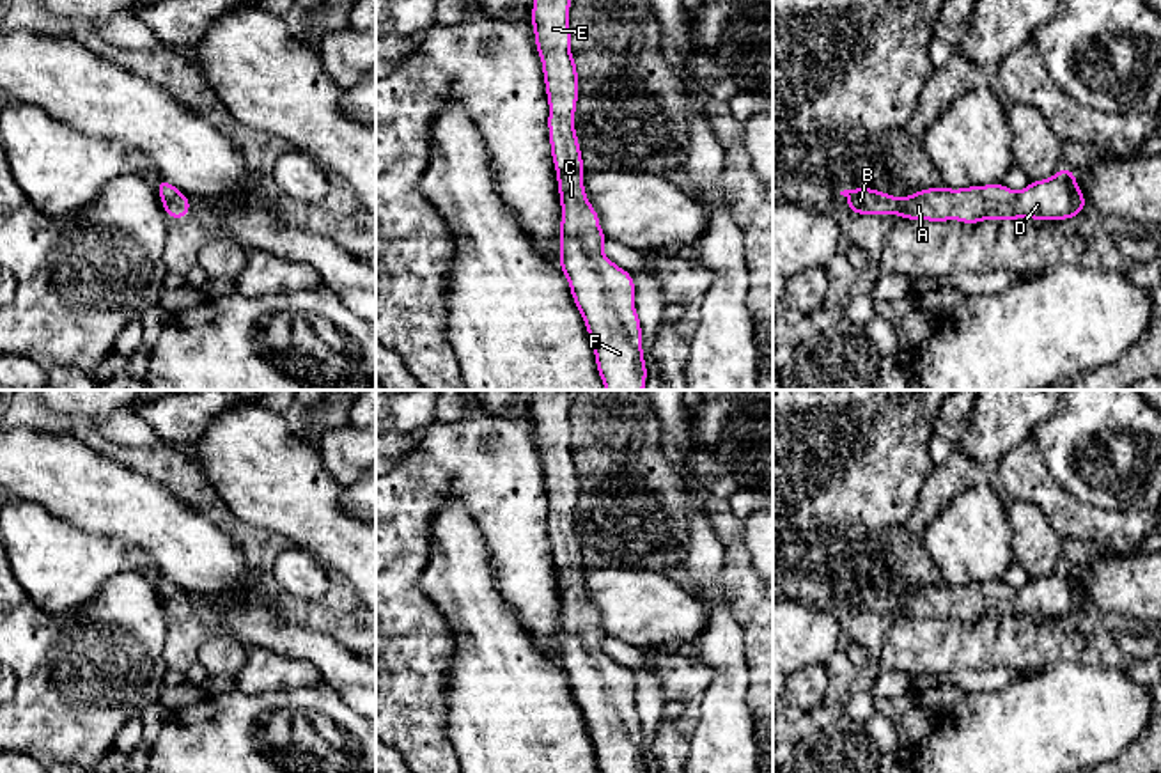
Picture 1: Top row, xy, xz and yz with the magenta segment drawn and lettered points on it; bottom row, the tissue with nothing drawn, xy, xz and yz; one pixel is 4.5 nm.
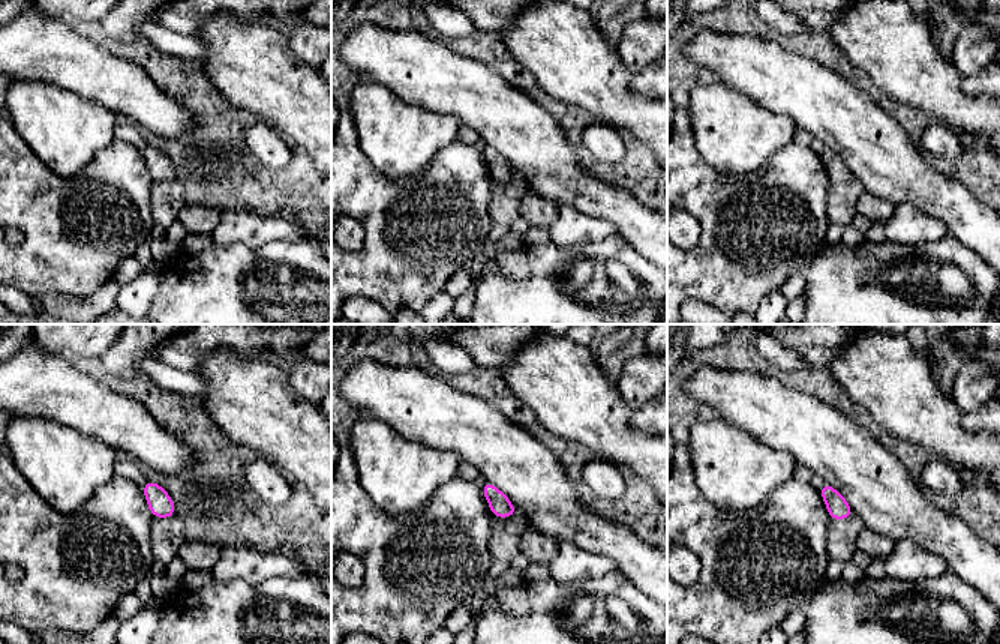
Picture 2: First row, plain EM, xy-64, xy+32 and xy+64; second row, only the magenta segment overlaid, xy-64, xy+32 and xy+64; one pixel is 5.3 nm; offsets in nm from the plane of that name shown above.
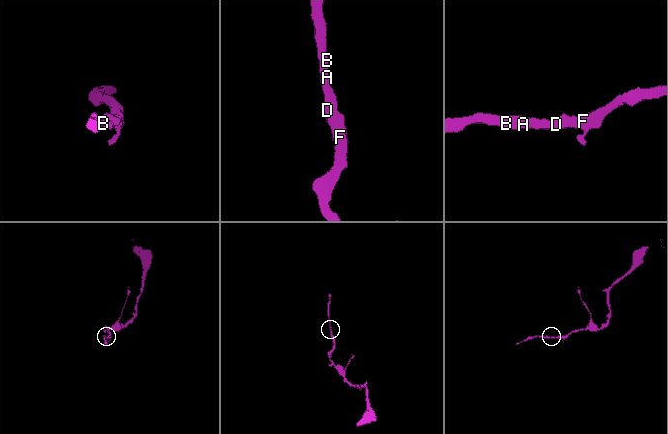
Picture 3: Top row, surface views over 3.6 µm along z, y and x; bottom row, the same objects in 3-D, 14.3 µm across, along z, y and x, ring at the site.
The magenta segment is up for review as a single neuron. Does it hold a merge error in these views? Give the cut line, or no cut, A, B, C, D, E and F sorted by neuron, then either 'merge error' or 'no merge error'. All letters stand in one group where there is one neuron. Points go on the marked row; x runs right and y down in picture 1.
no cut | A B C D E F | no merge error

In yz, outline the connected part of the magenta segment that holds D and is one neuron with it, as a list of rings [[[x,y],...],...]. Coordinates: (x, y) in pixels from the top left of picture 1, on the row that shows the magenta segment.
[[[1058,170],[1044,181],[1030,181],[1023,191],[1001,183],[948,190],[920,190],[909,197],[892,197],[872,188],[840,191],[854,215],[899,215],[904,220],[978,223],[982,220],[1069,220],[1078,216],[1087,200],[1076,184],[1076,174]]]

